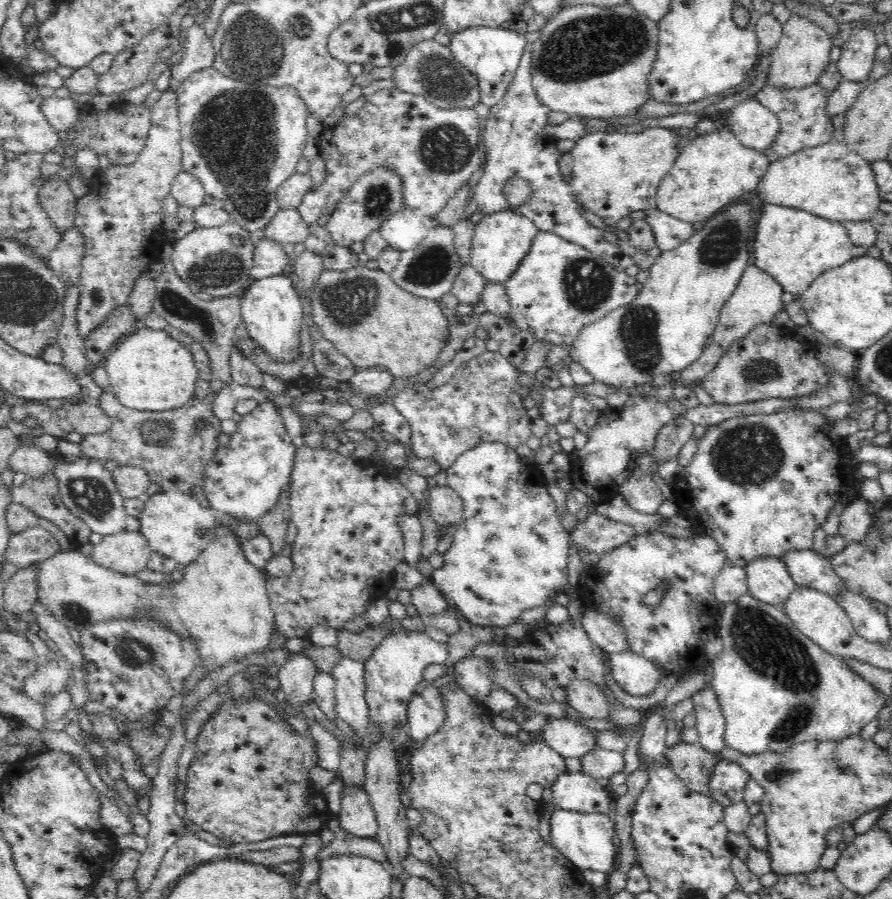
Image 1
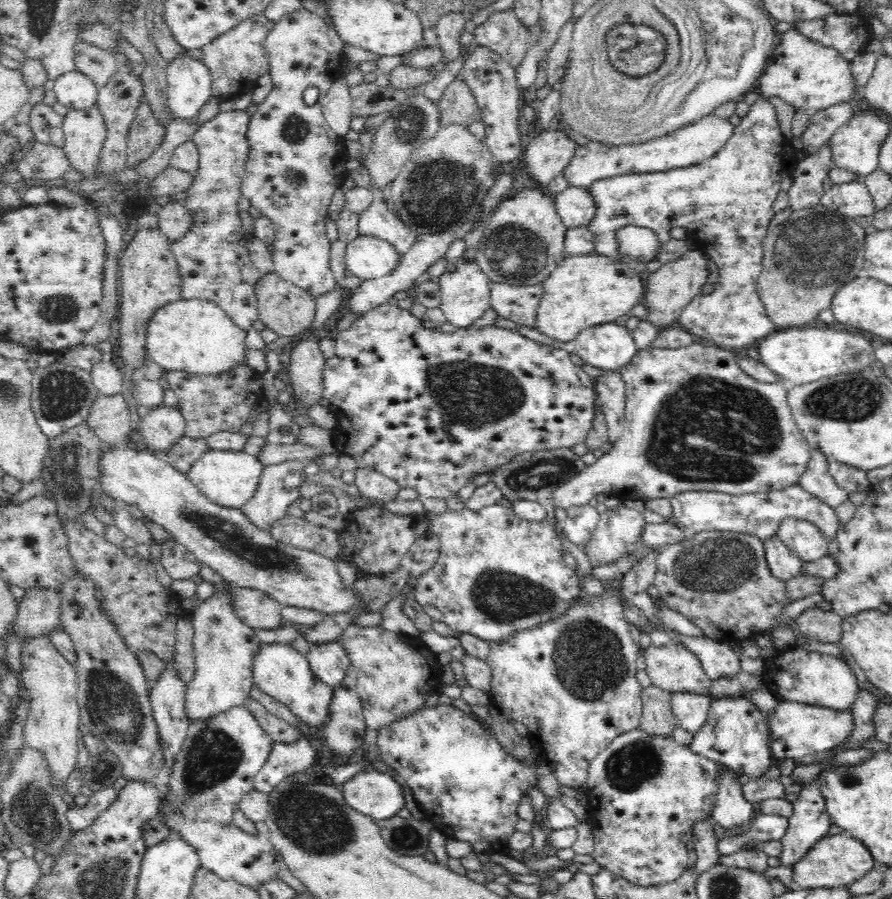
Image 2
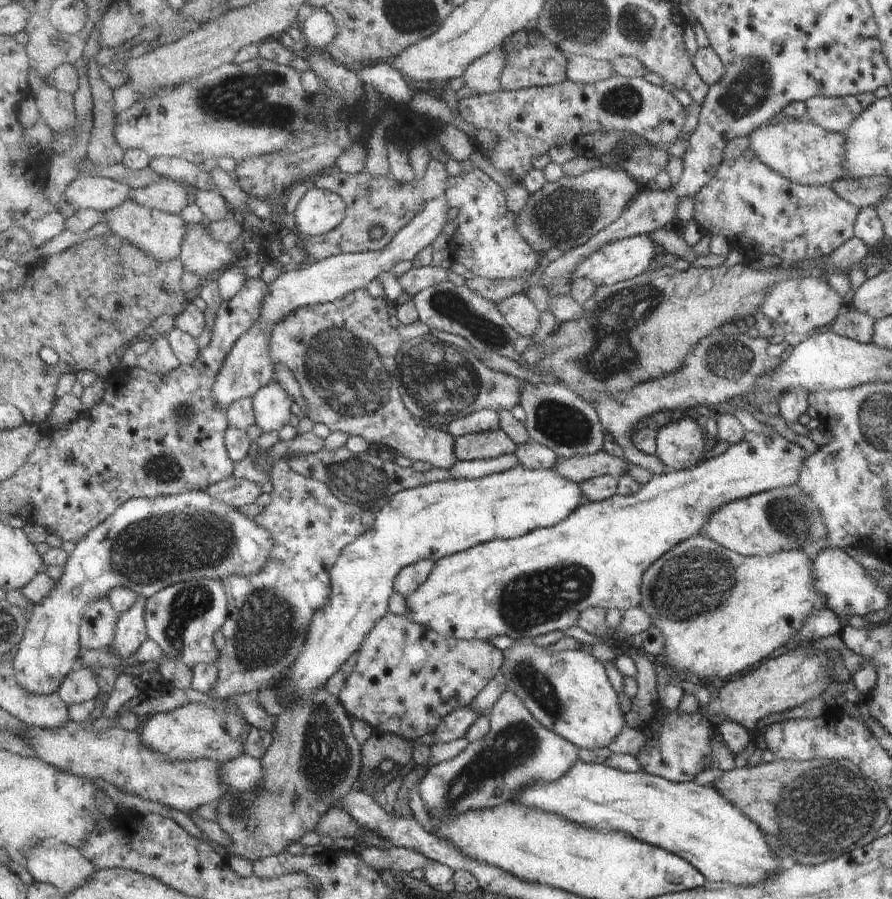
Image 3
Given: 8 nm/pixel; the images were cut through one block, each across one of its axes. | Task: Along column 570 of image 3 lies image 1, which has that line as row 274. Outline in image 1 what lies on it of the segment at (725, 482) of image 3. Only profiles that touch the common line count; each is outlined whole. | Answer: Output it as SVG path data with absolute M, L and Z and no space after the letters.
M539 231L536 235L532 248L522 260L517 273L506 281L505 289L510 299L510 318L515 326L524 333L533 334L536 340L560 344L566 348L573 348L574 340L585 326L608 316L609 312L621 306L630 304L639 293L636 279L628 276L625 270L614 268L588 249L568 242L557 234L544 231Z

